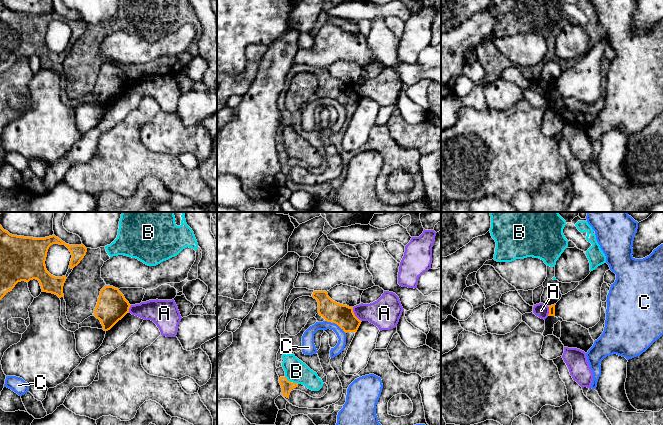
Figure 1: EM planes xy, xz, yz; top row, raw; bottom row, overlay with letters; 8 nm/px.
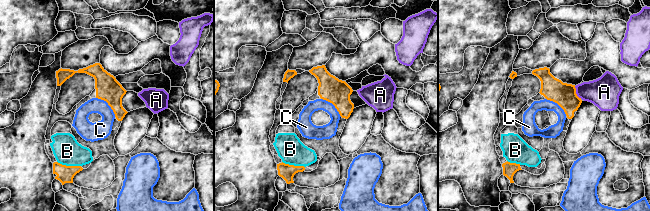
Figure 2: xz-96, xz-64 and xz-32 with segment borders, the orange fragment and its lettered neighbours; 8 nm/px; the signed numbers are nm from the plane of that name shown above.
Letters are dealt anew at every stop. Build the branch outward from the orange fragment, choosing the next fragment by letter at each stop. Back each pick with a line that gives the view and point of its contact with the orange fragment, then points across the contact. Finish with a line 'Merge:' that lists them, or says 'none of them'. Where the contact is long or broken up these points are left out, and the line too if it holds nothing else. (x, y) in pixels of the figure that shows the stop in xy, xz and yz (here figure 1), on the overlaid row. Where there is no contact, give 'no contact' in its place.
Merge: none of them

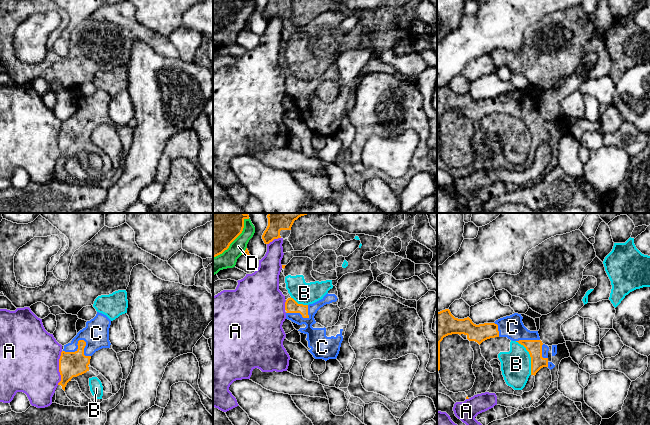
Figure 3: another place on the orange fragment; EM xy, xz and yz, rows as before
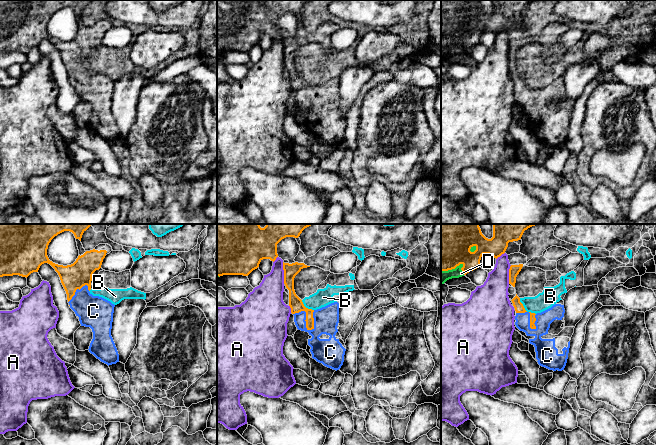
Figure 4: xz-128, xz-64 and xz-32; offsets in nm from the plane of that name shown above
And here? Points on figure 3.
C: xy (80, 340)
Merge: C

